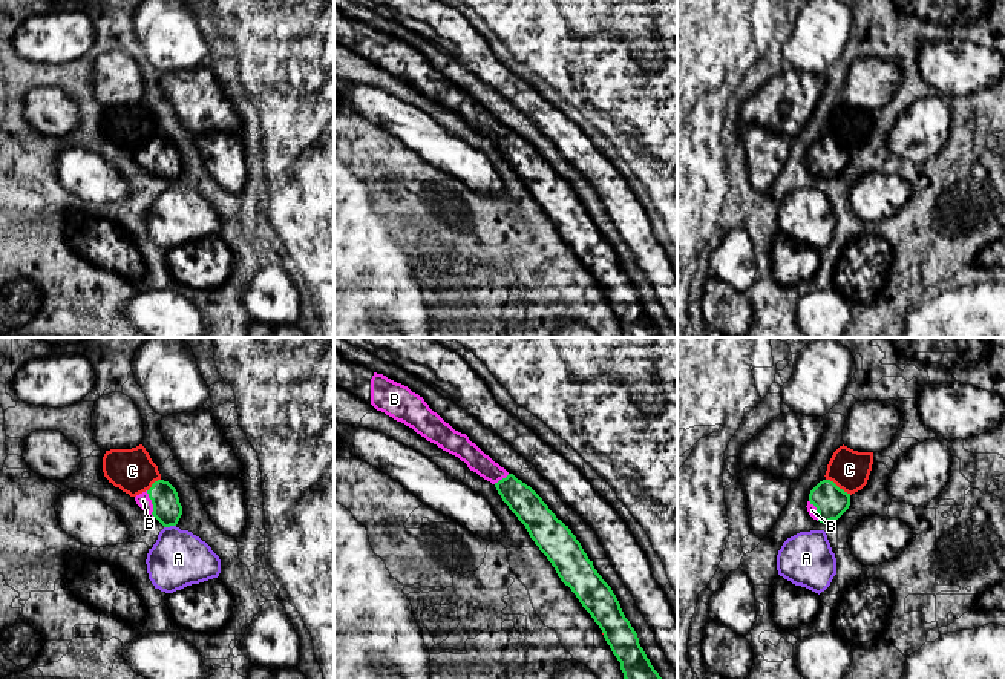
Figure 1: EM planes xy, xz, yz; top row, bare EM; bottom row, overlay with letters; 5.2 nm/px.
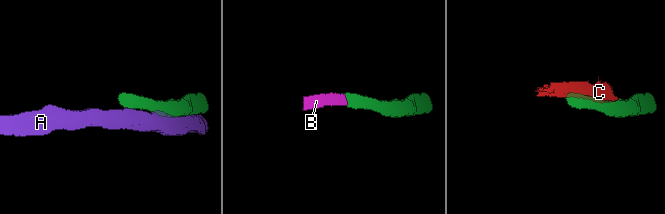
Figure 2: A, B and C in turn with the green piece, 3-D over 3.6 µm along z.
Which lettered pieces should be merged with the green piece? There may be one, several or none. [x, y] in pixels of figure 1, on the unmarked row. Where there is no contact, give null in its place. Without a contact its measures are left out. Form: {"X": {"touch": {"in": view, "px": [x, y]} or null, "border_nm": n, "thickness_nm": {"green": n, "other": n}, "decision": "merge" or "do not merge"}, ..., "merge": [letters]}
{"A": {"touch": {"in": "xy", "px": [169, 183]}, "border_nm": 70, "thickness_nm": {"green": 150, "other": 300}, "decision": "do not merge"}, "B": {"touch": {"in": "xy", "px": [152, 160]}, "border_nm": 140, "thickness_nm": {"green": 150, "other": 70}, "decision": "merge"}, "C": {"touch": {"in": "yz", "px": [837, 143]}, "border_nm": 160, "thickness_nm": {"green": 170, "other": 220}, "decision": "do not merge"}, "merge": ["B"]}

